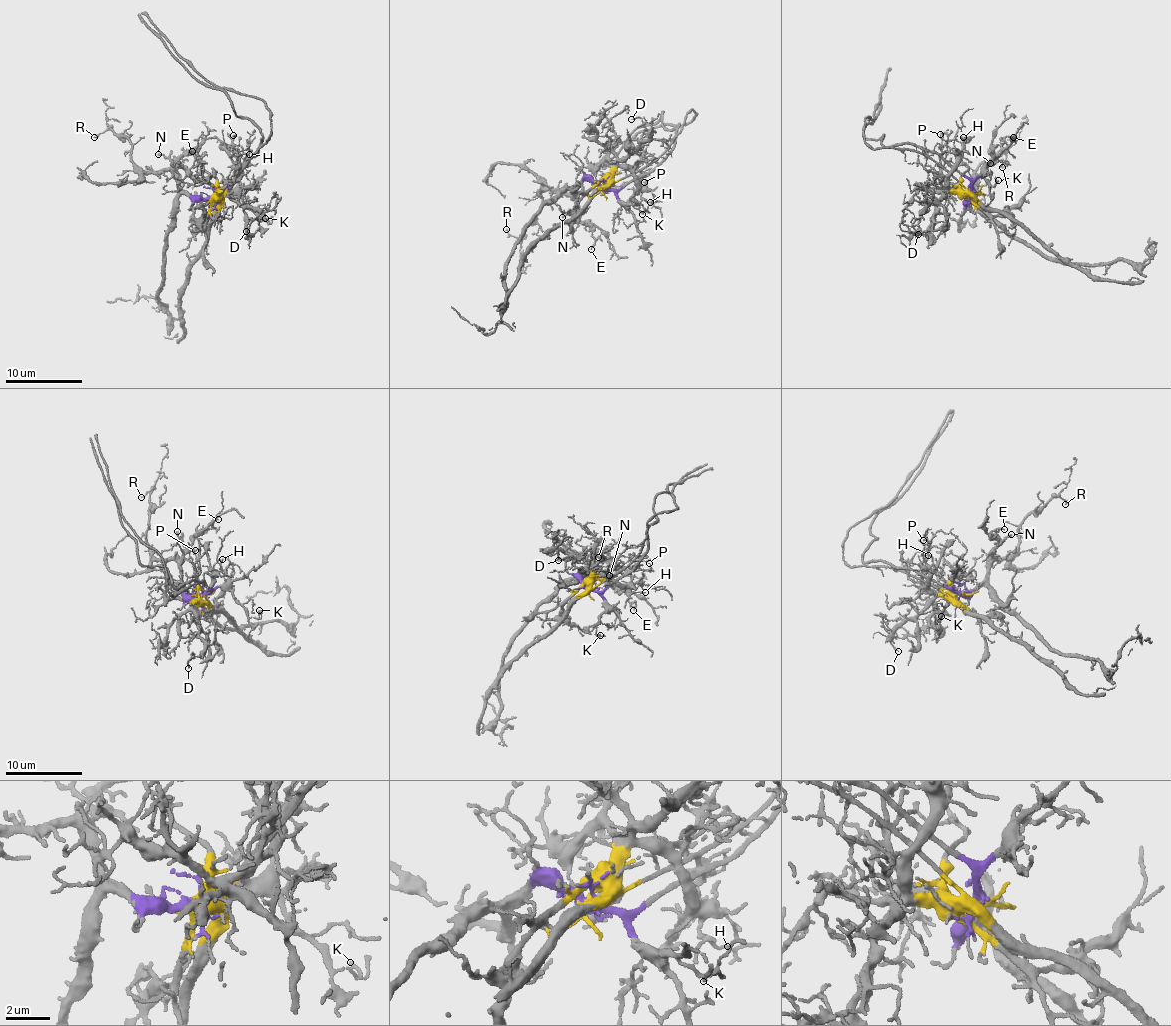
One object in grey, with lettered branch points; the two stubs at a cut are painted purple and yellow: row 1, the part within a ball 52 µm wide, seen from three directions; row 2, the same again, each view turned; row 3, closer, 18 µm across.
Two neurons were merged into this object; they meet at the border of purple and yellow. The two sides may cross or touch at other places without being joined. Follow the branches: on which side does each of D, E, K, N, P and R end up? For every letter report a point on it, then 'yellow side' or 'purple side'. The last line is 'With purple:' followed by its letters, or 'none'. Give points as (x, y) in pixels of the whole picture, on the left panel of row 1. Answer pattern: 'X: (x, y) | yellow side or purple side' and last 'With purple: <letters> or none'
D: (246, 231) | yellow side
E: (192, 151) | purple side
K: (265, 218) | purple side
N: (158, 154) | purple side
P: (233, 135) | yellow side
R: (94, 137) | purple side
With purple: E, K, N, R

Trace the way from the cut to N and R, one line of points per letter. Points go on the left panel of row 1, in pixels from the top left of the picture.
N: (211, 198), (193, 197), (178, 183), (176, 165), (159, 154)
R: (211, 198), (193, 197), (169, 171), (142, 170), (132, 160), (132, 143), (129, 140), (108, 130), (94, 136)

